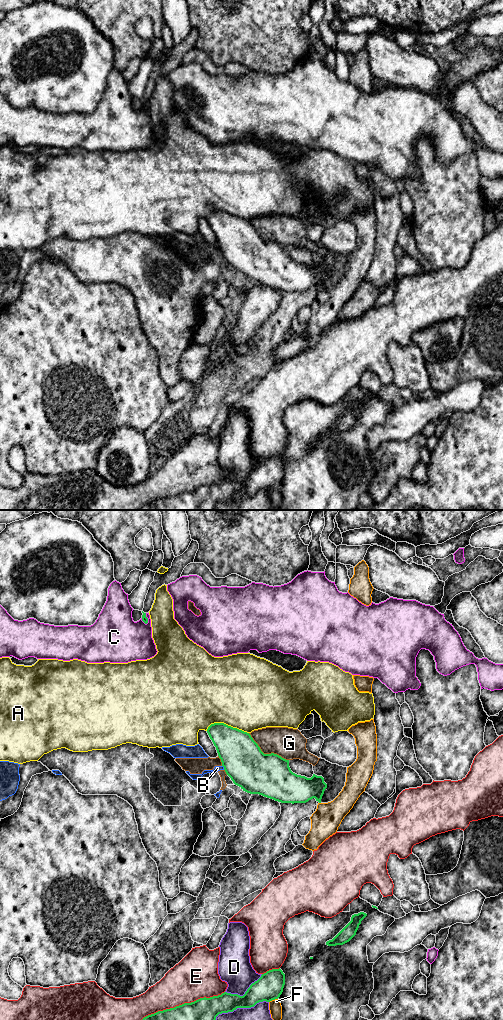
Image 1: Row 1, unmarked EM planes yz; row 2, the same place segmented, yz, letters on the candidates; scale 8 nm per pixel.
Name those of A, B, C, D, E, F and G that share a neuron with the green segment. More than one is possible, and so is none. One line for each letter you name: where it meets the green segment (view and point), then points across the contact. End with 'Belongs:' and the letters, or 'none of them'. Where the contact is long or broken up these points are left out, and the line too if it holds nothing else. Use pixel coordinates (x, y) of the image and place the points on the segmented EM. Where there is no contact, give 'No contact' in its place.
Belongs: none of them

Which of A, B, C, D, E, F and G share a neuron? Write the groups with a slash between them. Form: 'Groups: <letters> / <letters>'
Groups: A / B G / C / D / E / F

